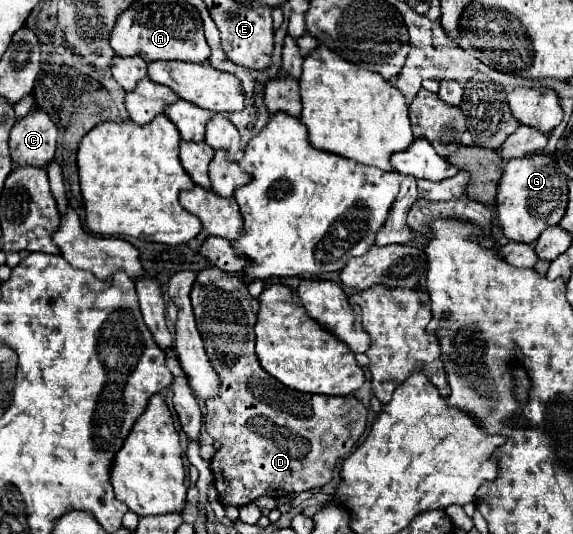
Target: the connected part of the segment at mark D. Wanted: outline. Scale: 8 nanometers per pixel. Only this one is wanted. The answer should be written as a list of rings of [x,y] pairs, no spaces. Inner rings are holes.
[[[215,265],[205,267],[203,271],[197,273],[197,279],[193,283],[191,305],[197,321],[233,321],[233,323],[197,323],[197,329],[205,341],[205,349],[211,357],[211,363],[217,369],[223,383],[219,397],[207,403],[207,415],[205,415],[205,431],[215,441],[221,443],[219,451],[211,459],[213,483],[221,503],[241,507],[253,503],[261,495],[281,497],[307,489],[319,489],[325,483],[329,483],[337,459],[347,457],[351,453],[353,445],[357,443],[357,439],[365,429],[367,423],[365,405],[355,395],[327,397],[283,387],[283,383],[279,383],[275,377],[263,371],[261,363],[257,363],[259,359],[255,353],[245,353],[253,351],[255,343],[253,327],[257,321],[259,301],[249,295],[247,285],[245,281],[241,281],[241,277],[227,271],[219,271],[219,267]]]

